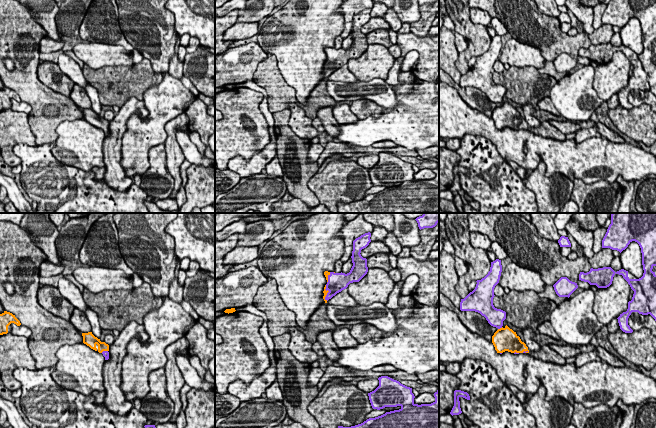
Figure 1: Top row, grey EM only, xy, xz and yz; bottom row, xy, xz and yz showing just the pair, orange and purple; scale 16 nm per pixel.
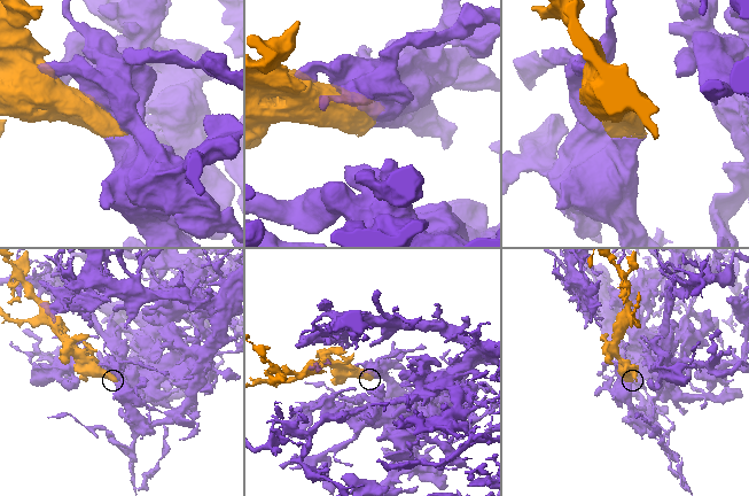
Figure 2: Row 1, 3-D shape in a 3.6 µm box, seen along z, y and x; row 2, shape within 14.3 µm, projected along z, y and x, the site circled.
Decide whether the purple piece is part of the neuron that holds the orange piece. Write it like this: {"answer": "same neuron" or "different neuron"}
{"answer": "same neuron"}

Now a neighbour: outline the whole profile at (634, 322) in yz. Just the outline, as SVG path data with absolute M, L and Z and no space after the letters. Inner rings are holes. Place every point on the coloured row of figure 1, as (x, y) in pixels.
M631 314L628 318L628 325L633 331L638 331L644 327L644 324L640 320L639 314Z

